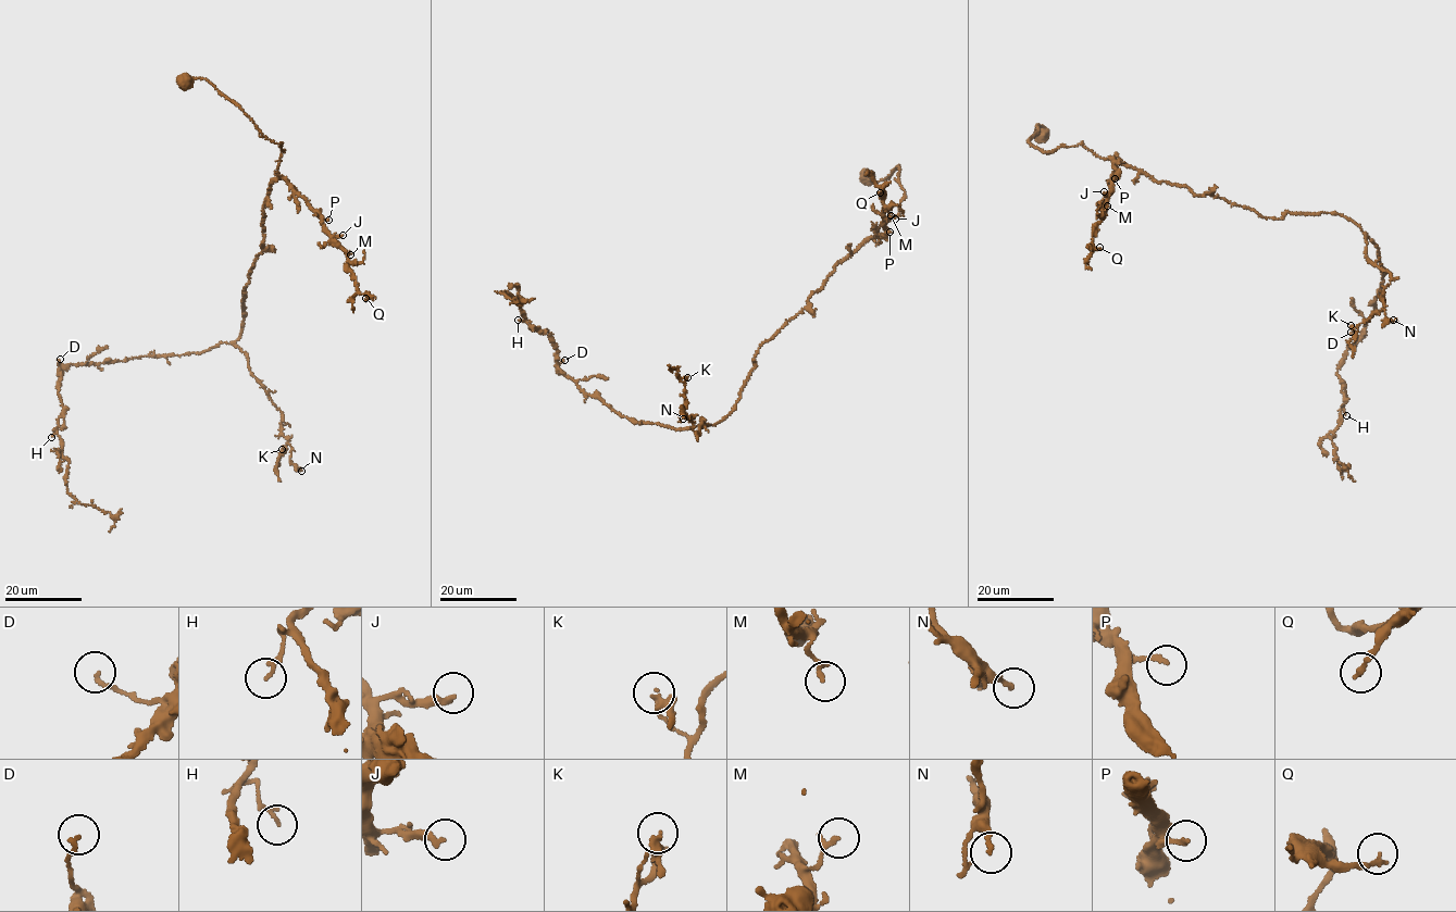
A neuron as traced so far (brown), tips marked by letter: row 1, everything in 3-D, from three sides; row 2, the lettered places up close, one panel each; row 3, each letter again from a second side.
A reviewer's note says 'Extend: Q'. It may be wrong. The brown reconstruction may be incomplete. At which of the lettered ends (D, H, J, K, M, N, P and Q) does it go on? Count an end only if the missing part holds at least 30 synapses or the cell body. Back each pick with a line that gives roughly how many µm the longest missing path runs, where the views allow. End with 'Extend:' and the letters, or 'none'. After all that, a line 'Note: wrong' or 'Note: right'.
Extend: none
Note: wrong

